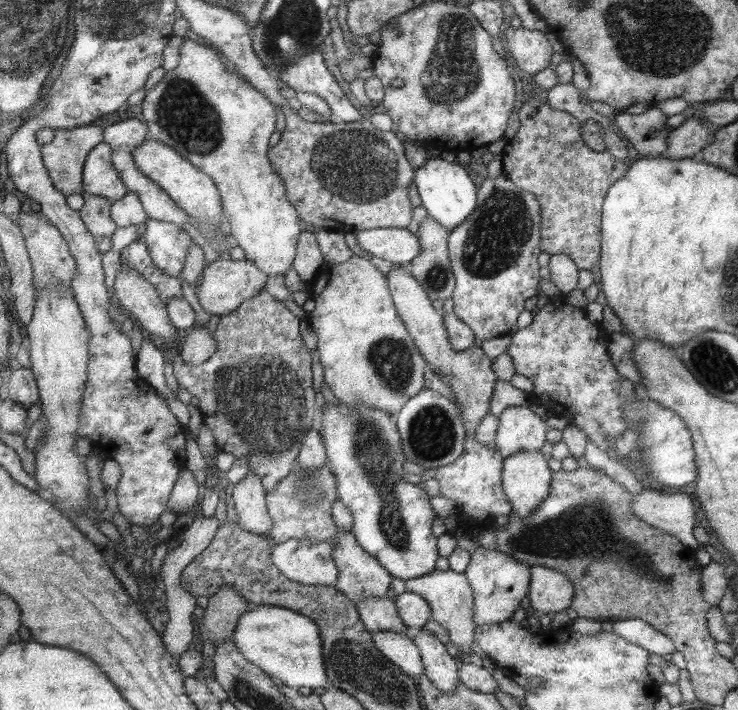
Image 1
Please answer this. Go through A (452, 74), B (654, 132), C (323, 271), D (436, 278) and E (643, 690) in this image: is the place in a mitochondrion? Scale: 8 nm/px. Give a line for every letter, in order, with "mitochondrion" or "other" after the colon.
A: mitochondrion
B: mitochondrion
C: other
D: mitochondrion
E: other

